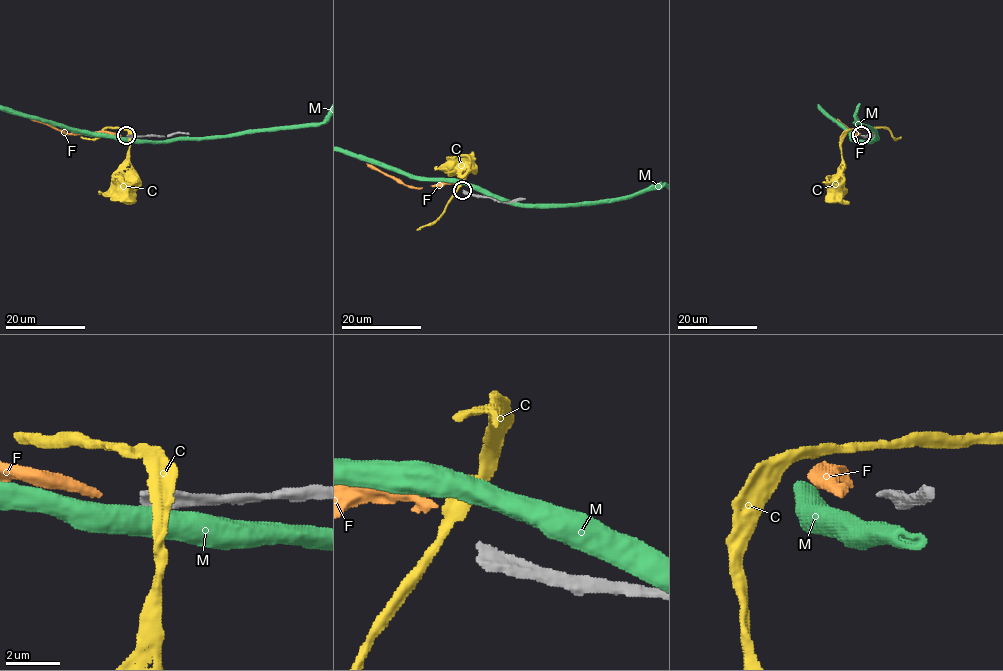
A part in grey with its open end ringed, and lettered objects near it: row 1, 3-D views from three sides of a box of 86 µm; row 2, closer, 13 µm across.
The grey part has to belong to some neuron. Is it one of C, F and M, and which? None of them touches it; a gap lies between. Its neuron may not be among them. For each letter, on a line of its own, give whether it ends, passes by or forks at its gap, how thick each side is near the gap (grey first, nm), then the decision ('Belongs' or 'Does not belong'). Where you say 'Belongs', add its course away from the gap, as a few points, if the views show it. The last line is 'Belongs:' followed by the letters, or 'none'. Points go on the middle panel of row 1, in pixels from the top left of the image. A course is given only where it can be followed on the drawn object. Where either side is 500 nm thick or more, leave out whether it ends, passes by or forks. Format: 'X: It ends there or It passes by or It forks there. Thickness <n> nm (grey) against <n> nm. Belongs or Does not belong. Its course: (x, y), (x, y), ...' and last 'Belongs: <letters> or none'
C: It passes by. Thickness 400 nm (grey) against 320 nm. Does not belong
F: It ends there. Thickness 400 nm (grey) against 320 nm. Belongs. Its course: (457, 185), (409, 188), (366, 163)
M: Thickness 400 nm (grey) against 600 nm. Does not belong
Belongs: F

